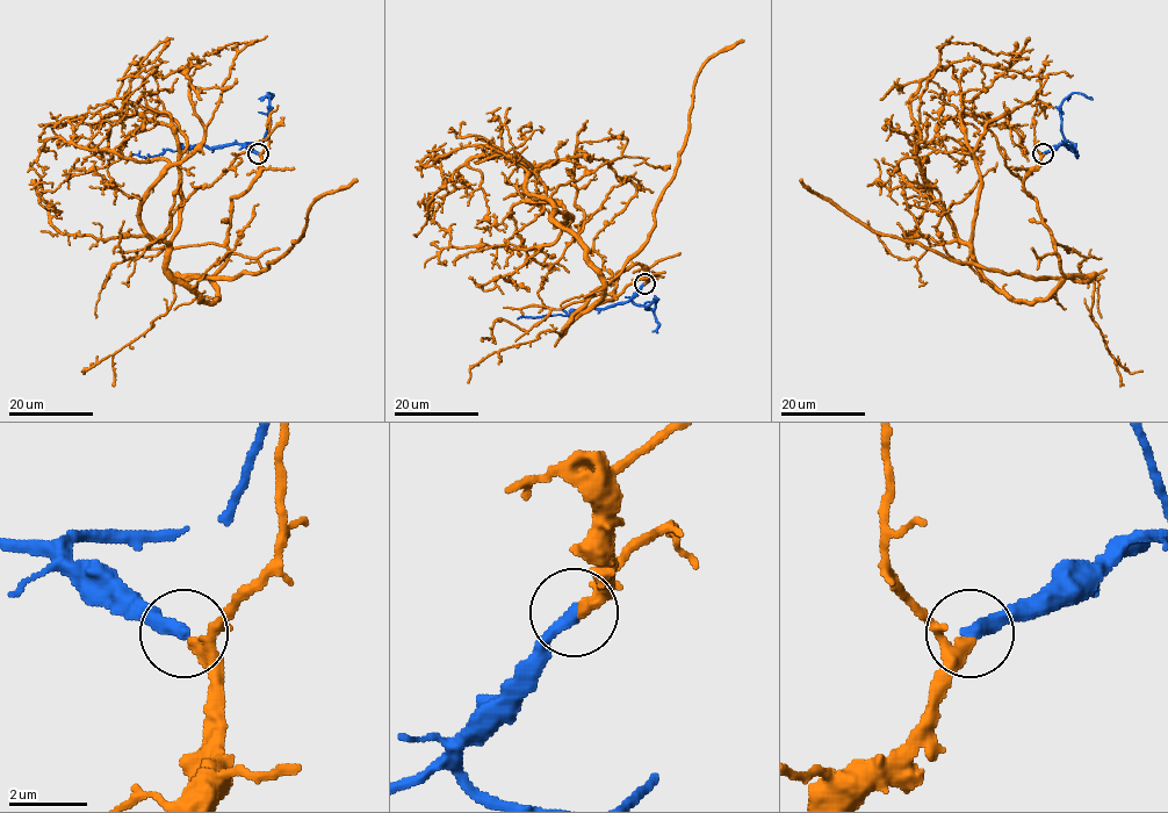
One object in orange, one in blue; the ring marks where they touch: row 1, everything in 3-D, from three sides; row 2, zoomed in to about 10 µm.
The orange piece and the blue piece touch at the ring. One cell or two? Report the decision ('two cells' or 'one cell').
one cell

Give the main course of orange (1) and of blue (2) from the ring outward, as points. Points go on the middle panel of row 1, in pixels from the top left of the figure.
1: (644, 283), (633, 264), (598, 303), (603, 274), (525, 189), (578, 150), (583, 222), (538, 313)
2: (644, 283), (624, 303), (604, 308), (581, 308), (568, 315), (517, 318)

